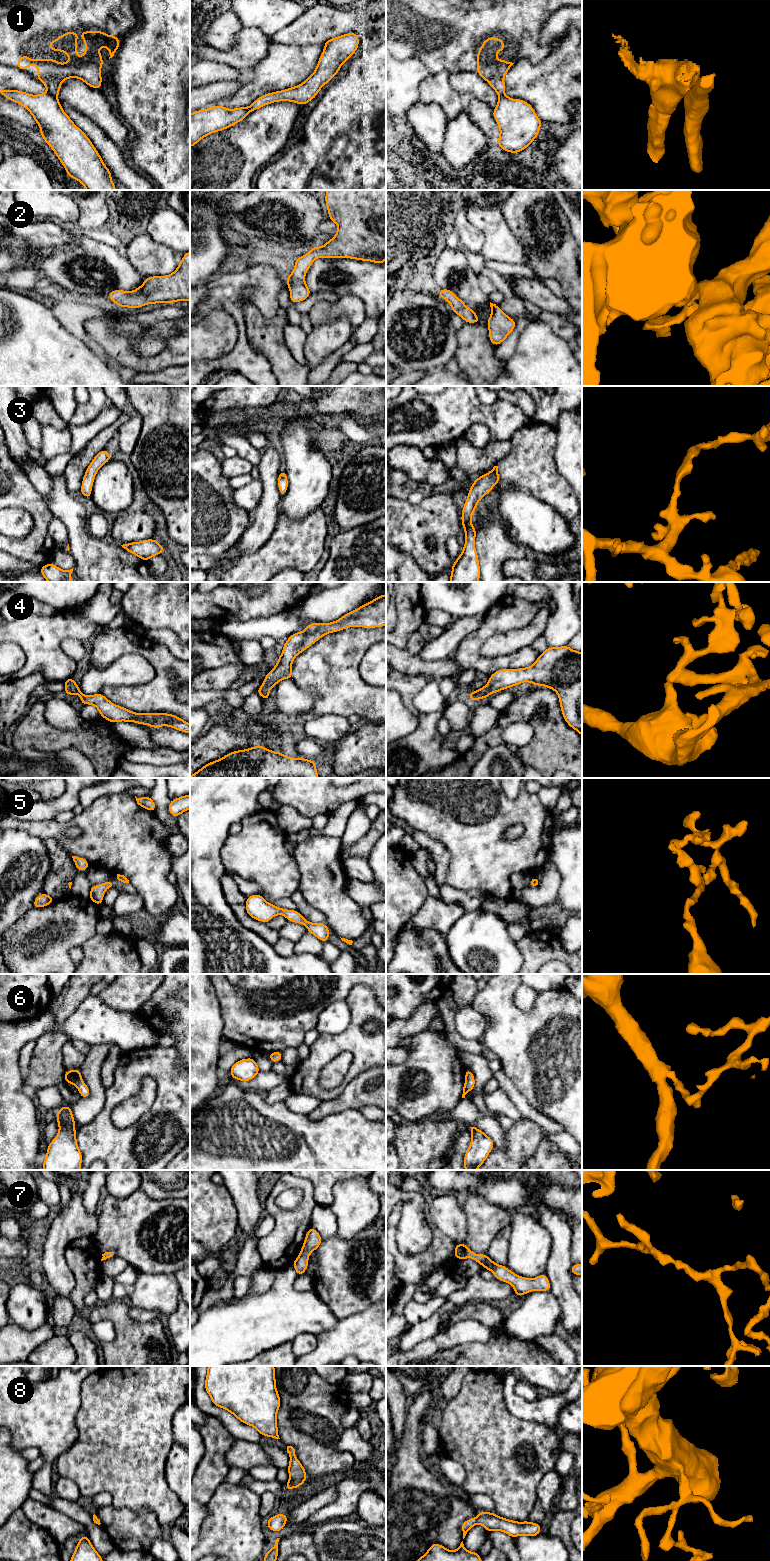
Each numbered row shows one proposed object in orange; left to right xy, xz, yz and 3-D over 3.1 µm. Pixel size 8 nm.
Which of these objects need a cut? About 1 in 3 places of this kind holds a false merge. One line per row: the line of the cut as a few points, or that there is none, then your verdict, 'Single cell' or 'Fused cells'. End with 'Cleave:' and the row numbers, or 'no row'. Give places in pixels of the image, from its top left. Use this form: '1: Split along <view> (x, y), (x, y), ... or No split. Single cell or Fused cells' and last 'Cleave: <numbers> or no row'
1: Split along xy (47, 91), (56, 98). Fused cells
2: No split. Single cell
3: No split. Single cell
4: No split. Single cell
5: No split. Single cell
6: No split. Single cell
7: No split. Single cell
8: No split. Single cell
Cleave: 1

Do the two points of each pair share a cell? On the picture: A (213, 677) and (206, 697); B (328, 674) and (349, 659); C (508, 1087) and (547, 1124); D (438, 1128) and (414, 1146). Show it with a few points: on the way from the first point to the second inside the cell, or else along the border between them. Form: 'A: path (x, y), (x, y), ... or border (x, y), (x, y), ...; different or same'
A: border (229, 688), (200, 691); different
B: path (333, 669), (344, 659); same
C: path (517, 1097), (537, 1117); same
D: path (432, 1134), (426, 1140), (420, 1142); same

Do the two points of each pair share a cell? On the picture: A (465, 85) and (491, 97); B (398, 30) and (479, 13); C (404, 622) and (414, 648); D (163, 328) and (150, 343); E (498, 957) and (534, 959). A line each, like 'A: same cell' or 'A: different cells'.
A: same cell
B: same cell
C: different cells
D: same cell
E: different cells

